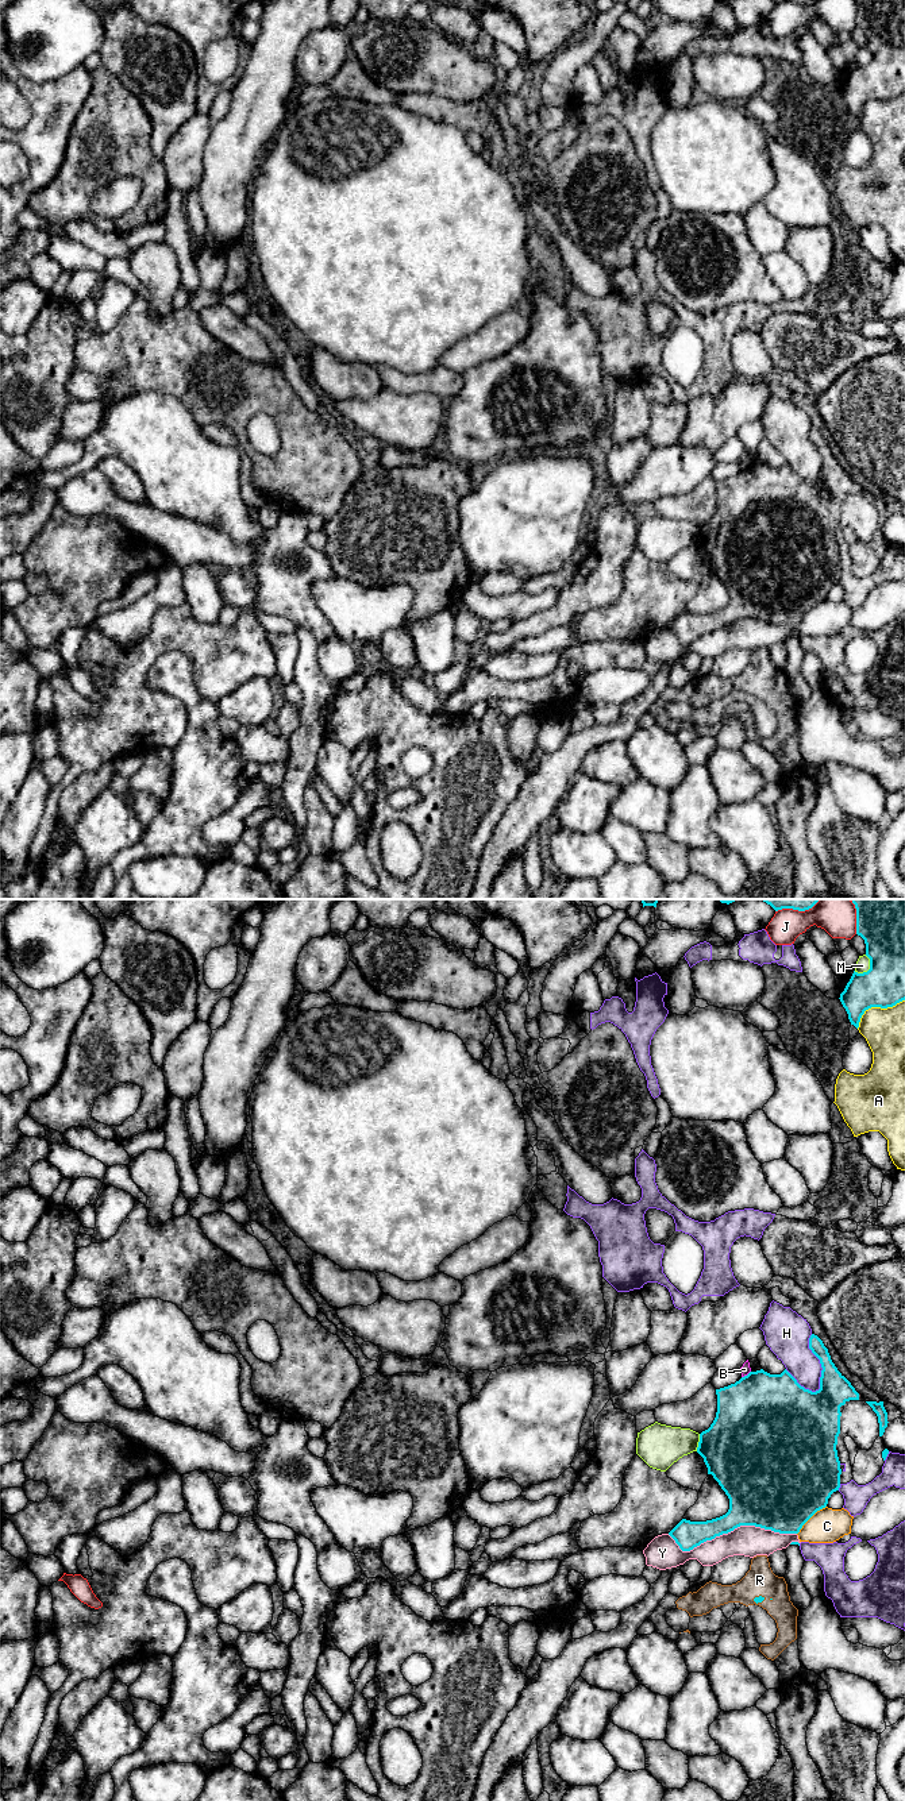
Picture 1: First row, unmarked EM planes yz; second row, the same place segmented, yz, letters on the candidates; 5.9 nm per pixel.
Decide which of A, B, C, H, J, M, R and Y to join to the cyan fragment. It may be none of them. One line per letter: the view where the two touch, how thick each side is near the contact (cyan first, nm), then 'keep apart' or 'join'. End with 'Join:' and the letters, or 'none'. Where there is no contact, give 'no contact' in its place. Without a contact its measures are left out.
A: meets cyan in yz; 260 nm thick on the cyan side, 260 nm on the other; keep apart
B: meets cyan in yz; 480 nm thick on the cyan side, 60 nm on the other; keep apart
C: meets cyan in yz; 500 nm thick on the cyan side, 200 nm on the other; keep apart
H: meets cyan in yz; 190 nm thick on the cyan side, 260 nm on the other; keep apart
J: meets cyan in yz; 30 nm thick on the cyan side, 190 nm on the other; keep apart
M: meets cyan in yz; 260 nm thick on the cyan side, 80 nm on the other; keep apart
R: meets cyan in yz; 40 nm thick on the cyan side, 180 nm on the other; join
Y: meets cyan in yz; 340 nm thick on the cyan side, 190 nm on the other; keep apart
Join: R

